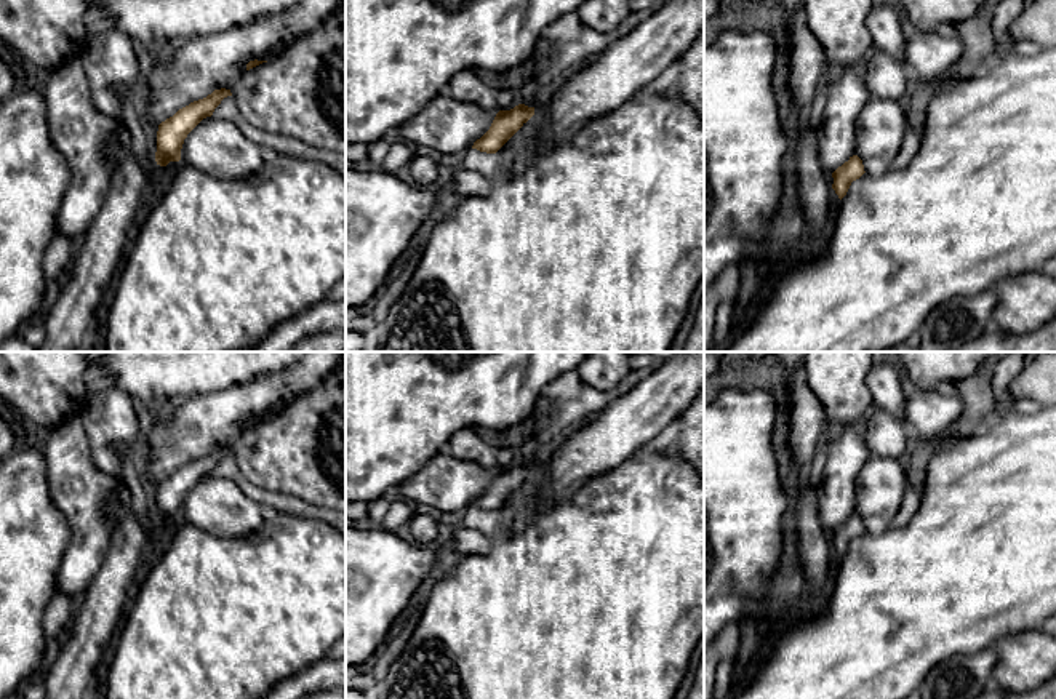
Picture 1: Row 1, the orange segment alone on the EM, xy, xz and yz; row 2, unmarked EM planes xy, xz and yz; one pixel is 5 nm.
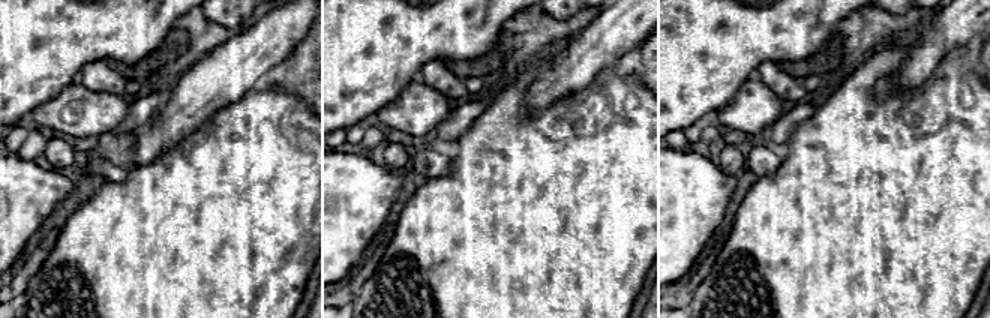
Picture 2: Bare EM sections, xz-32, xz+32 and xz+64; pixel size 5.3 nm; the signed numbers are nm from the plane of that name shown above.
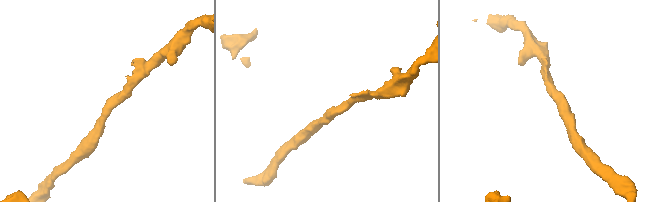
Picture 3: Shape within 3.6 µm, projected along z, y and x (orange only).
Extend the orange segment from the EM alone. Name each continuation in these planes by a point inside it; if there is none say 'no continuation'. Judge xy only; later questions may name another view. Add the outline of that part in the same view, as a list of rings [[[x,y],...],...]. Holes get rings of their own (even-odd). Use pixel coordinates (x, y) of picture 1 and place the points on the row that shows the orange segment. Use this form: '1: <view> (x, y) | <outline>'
no continuation

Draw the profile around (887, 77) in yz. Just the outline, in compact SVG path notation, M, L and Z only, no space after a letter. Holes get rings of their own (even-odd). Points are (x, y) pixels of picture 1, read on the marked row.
M875 50L866 64L870 96L899 101L907 90L909 69L885 51Z

